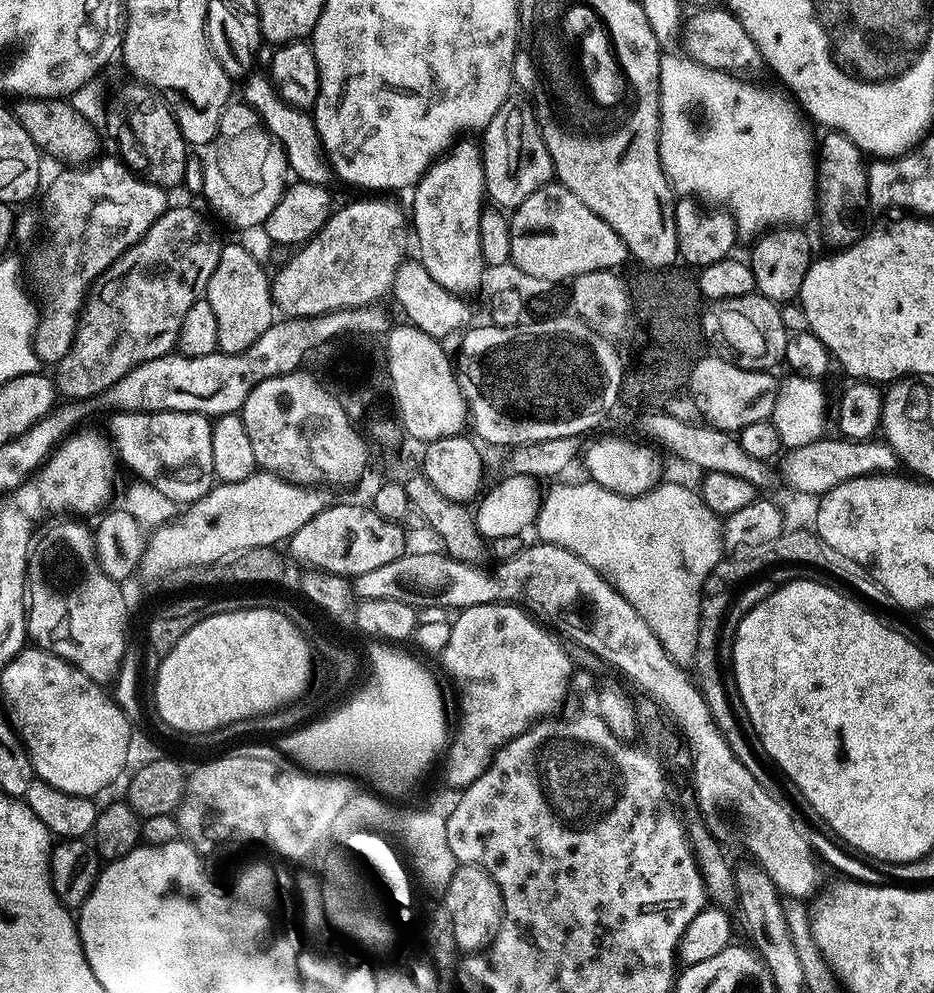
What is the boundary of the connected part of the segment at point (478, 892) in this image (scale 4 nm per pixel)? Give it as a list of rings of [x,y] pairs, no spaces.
[[[461,863],[454,878],[450,878],[450,886],[443,892],[442,900],[443,911],[447,912],[452,923],[452,937],[461,953],[479,953],[496,939],[500,922],[504,918],[504,899],[499,886],[485,868],[478,864]]]

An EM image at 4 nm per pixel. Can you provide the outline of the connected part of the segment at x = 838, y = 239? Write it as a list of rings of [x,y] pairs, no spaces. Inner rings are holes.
[[[829,131],[820,146],[816,166],[816,206],[818,208],[818,226],[823,240],[830,248],[844,248],[853,243],[860,230],[852,226],[849,213],[857,207],[868,204],[868,173],[862,162],[863,155],[852,140],[840,132]]]

